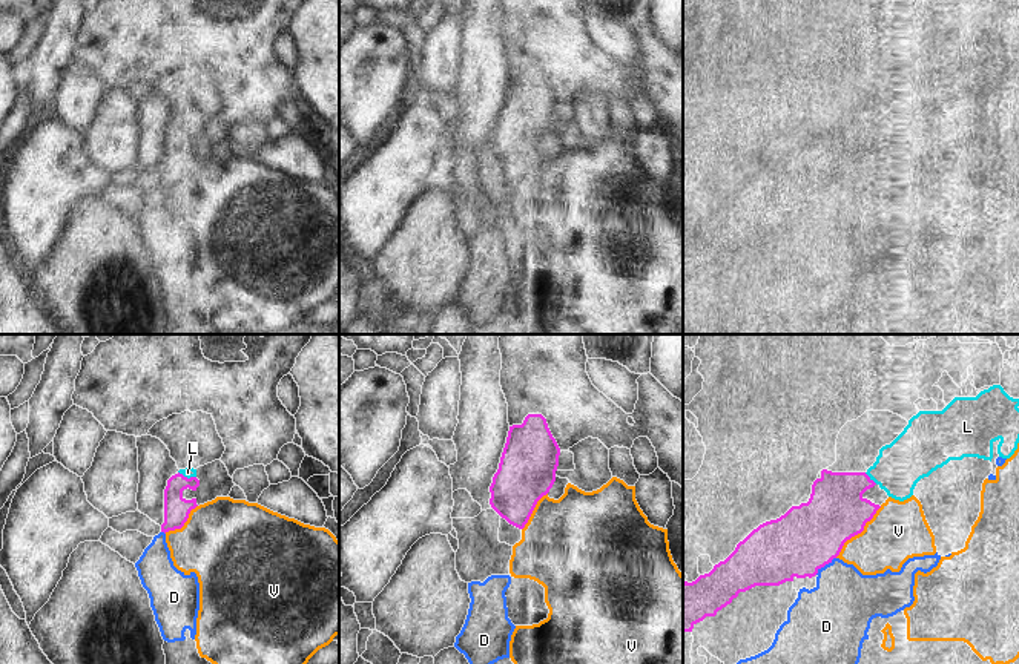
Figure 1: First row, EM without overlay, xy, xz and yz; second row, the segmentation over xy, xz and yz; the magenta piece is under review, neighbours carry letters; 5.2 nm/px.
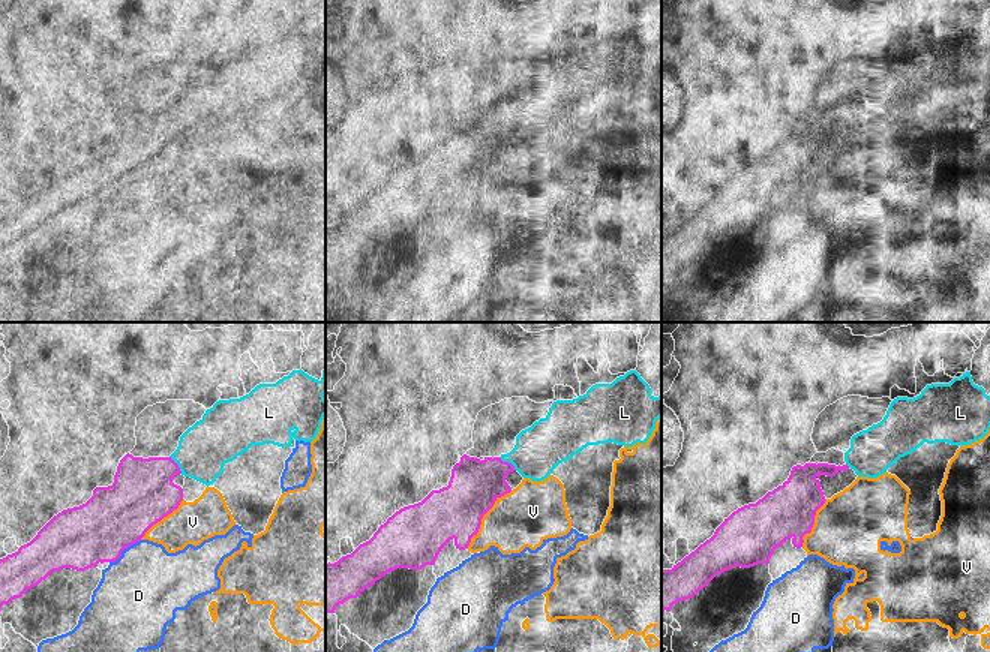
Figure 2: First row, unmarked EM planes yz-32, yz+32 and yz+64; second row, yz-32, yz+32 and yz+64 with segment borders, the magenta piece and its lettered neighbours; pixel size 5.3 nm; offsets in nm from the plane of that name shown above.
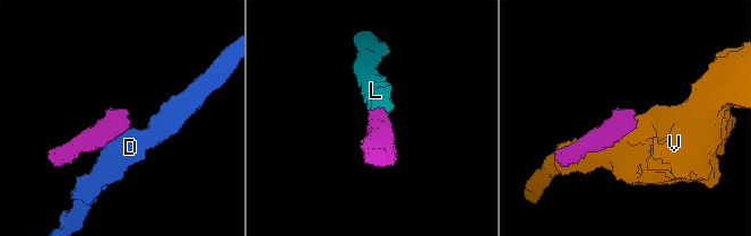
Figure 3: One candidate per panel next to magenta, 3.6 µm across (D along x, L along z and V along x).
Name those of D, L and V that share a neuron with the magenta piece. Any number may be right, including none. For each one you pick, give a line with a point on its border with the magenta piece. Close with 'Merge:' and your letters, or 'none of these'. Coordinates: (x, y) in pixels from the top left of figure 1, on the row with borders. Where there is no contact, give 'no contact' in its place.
L: contact yz (869, 477)
Merge: L

